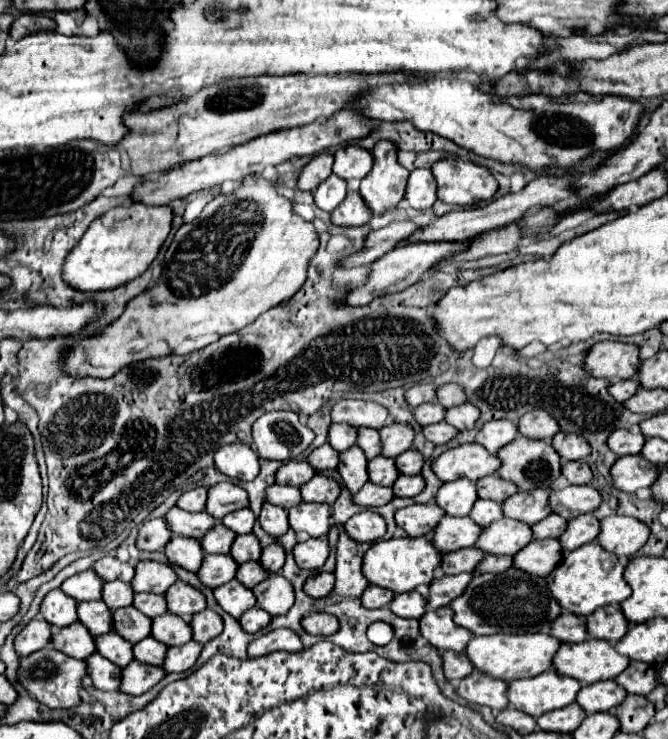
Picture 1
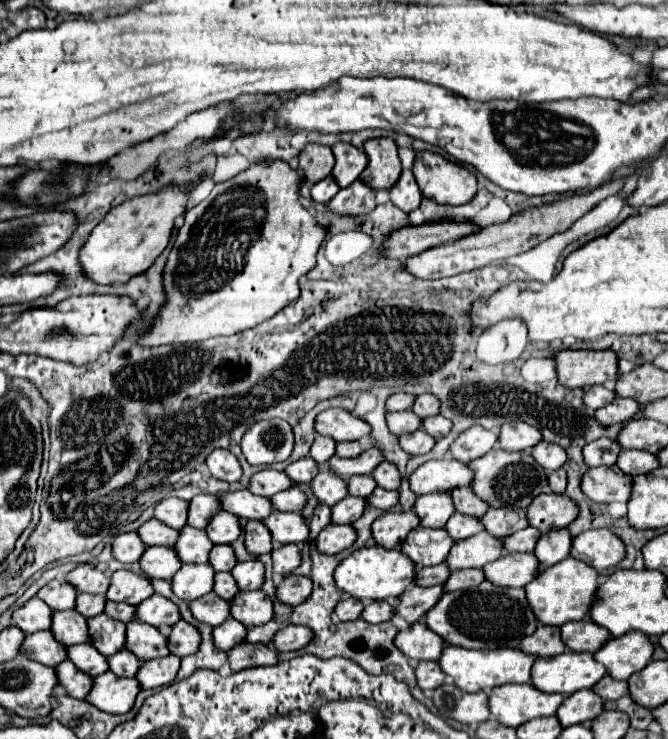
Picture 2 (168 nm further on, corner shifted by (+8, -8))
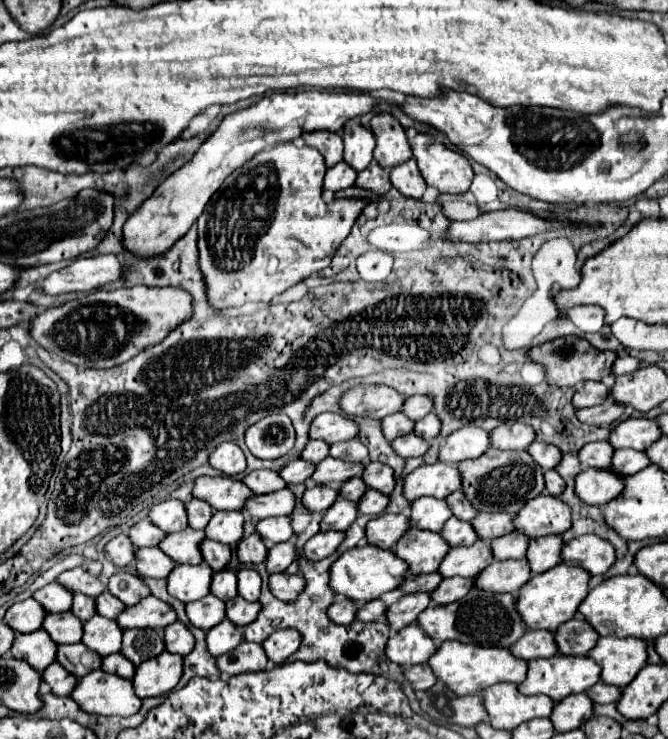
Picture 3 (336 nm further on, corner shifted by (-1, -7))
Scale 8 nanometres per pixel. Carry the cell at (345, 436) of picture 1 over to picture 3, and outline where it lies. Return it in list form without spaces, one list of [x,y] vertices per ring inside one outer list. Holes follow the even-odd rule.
[[[308,441],[300,457],[308,463],[320,463],[324,457],[328,457],[328,445],[324,441]]]

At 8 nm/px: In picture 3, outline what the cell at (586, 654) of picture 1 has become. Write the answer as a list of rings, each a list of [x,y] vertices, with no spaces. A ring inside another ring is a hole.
[[[554,655],[548,659],[534,659],[528,663],[528,675],[518,685],[522,695],[548,695],[552,701],[562,701],[572,693],[582,693],[600,681],[600,667],[590,657]]]

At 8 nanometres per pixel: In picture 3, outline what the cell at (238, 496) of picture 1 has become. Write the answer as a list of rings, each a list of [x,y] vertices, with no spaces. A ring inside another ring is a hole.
[[[192,499],[186,503],[186,515],[192,529],[204,529],[208,525],[208,519],[212,517],[212,507],[200,499]]]

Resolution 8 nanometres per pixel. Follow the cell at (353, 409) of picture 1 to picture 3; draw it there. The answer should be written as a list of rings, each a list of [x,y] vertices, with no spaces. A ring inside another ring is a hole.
[[[320,413],[312,421],[308,431],[310,439],[320,439],[320,441],[326,441],[328,445],[350,441],[356,435],[358,435],[358,425],[340,413]]]

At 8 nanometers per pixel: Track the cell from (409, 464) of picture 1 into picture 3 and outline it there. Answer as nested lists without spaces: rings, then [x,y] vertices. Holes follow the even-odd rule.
[[[368,463],[364,467],[362,479],[370,489],[376,489],[384,495],[390,495],[392,489],[394,489],[394,483],[396,483],[394,481],[394,471],[384,463]]]

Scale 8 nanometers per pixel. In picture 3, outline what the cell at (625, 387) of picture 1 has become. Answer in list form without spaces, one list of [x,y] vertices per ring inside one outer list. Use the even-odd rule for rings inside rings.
[[[584,381],[572,395],[574,407],[594,407],[608,397],[608,387],[598,381]]]

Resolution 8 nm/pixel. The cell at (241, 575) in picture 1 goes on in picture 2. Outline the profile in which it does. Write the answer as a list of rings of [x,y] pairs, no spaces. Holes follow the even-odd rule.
[[[229,572],[215,574],[215,594],[219,594],[225,600],[231,600],[237,592],[239,592],[239,586],[235,584],[235,578]]]

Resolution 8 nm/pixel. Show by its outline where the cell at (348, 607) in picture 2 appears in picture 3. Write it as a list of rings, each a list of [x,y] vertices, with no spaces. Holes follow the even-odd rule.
[[[336,599],[328,607],[326,615],[336,625],[350,625],[354,621],[354,617],[356,617],[356,609],[358,607],[354,605],[354,601],[350,601],[350,599]]]

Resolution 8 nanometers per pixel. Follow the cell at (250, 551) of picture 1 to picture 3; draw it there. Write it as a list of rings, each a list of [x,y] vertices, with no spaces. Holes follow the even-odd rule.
[[[204,539],[200,543],[202,559],[212,567],[212,571],[220,571],[230,561],[230,547],[224,543],[216,543],[212,539]]]

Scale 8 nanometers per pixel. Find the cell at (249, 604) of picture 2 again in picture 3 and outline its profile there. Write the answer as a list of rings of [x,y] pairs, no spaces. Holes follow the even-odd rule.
[[[240,597],[226,601],[226,619],[230,619],[236,627],[244,627],[256,619],[260,611],[260,603],[248,603]]]

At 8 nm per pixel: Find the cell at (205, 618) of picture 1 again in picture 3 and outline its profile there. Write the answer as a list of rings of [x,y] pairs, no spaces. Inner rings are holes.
[[[176,621],[168,627],[164,627],[164,645],[170,653],[188,655],[194,647],[194,637],[180,621]]]

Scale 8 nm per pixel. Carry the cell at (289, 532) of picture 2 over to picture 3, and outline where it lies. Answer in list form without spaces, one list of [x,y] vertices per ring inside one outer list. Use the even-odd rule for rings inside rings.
[[[268,517],[264,521],[258,521],[256,533],[264,539],[268,547],[294,537],[294,531],[290,527],[290,517]]]

